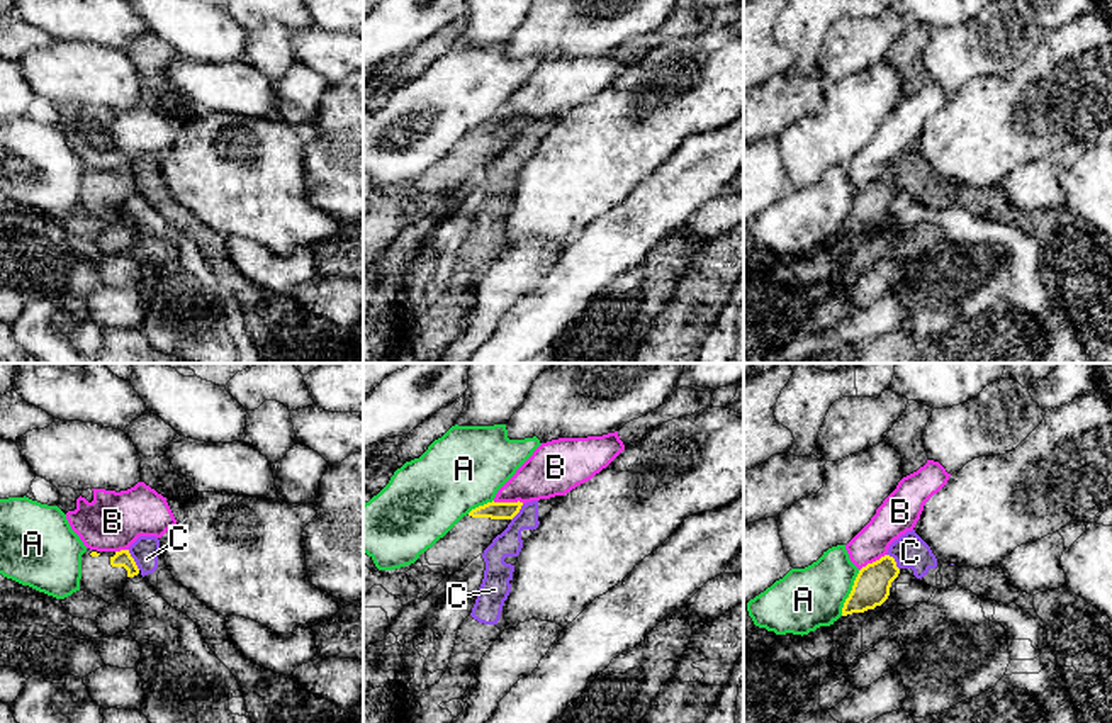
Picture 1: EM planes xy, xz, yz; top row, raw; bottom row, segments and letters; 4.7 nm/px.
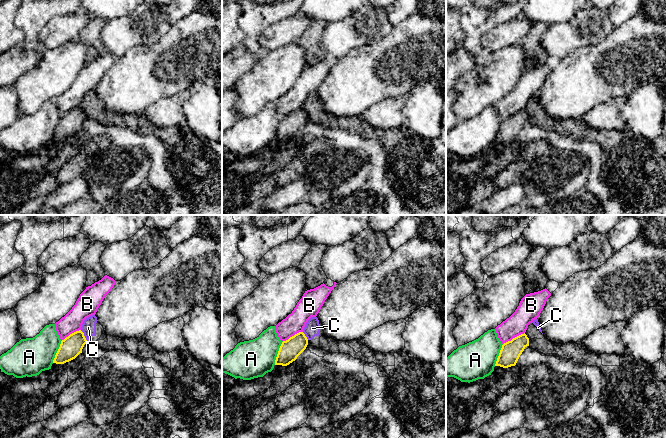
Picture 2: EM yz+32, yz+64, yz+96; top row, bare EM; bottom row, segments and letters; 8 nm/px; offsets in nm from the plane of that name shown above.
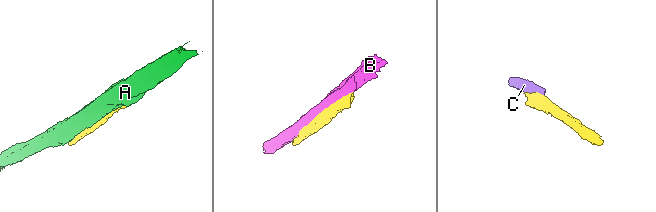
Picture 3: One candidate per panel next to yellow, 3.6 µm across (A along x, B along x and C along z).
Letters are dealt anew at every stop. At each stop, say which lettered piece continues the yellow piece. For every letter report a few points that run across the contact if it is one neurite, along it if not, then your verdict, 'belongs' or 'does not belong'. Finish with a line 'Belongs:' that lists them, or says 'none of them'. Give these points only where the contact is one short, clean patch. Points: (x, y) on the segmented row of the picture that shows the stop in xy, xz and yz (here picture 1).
A: does not belong
B: does not belong
C: line xy (128, 550), (140, 569); does not belong
Belongs: none of them

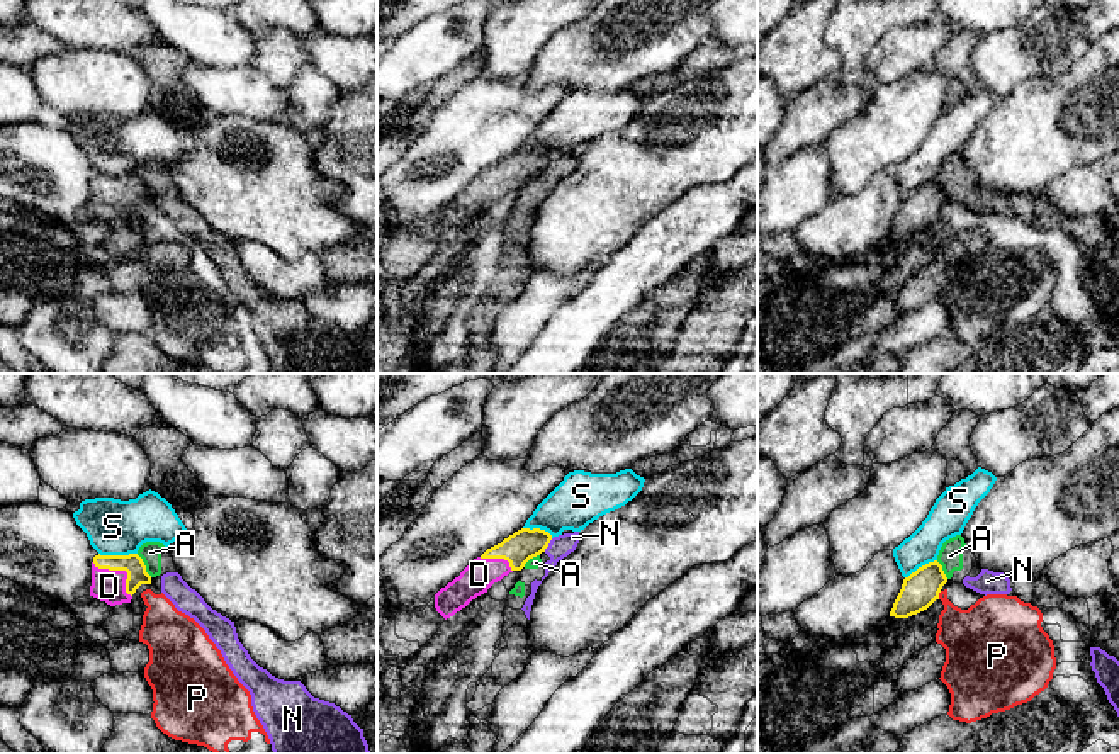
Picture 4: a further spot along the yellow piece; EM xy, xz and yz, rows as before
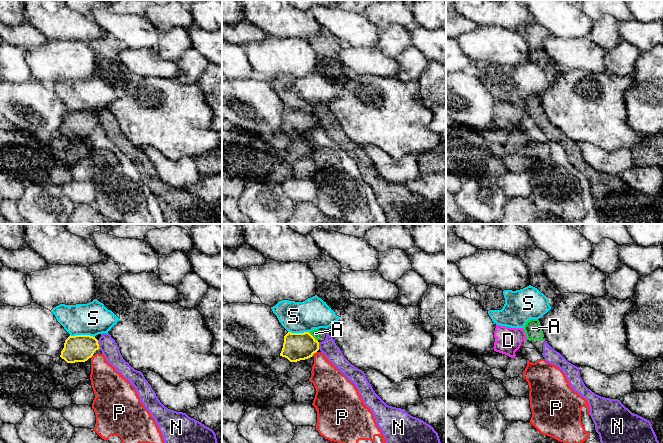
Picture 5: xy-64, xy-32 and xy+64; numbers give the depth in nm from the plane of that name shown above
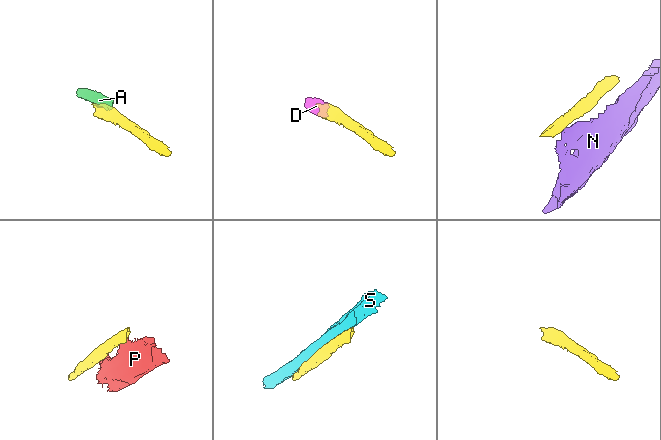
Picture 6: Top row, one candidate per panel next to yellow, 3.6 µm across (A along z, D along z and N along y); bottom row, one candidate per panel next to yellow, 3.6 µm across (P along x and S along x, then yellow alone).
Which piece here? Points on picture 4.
A: line xy (136, 554), (151, 576); does not belong
D: line xy (133, 564), (121, 569), (109, 586); belongs
N: line xz (552, 539), (544, 551); does not belong
P: does not belong
S: does not belong
Belongs: D

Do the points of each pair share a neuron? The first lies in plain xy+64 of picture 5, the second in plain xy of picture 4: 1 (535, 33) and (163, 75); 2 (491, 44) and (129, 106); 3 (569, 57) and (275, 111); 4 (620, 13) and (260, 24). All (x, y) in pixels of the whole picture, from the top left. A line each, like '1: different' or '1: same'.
1: same
2: same
3: same
4: same

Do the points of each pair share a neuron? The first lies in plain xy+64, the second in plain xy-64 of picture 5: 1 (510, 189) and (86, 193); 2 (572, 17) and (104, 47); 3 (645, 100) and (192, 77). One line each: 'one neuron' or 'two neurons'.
1: one neuron
2: two neurons
3: two neurons

